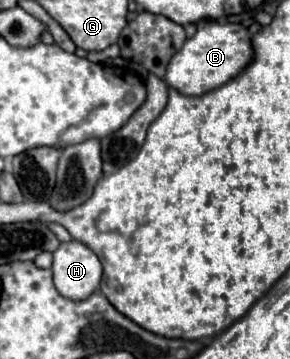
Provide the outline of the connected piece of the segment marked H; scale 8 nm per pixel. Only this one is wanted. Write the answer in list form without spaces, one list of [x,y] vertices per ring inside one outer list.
[[[65,242],[53,254],[53,280],[61,296],[85,300],[99,290],[103,266],[99,258],[81,242]]]

